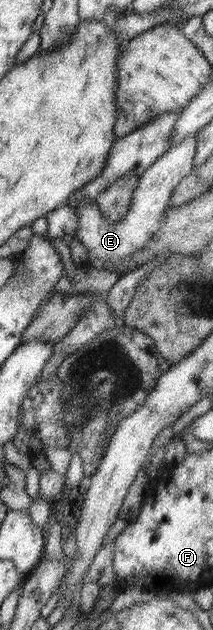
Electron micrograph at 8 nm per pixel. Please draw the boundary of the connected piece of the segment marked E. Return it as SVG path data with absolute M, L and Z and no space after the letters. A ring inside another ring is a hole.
M197 134L173 143L169 150L138 178L130 209L121 220L105 221L96 200L88 200L88 198L78 200L76 206L73 206L78 214L75 239L81 240L81 244L86 246L89 262L97 262L99 266L106 262L120 263L147 244L149 237L160 227L165 209L169 207L168 202L173 188L193 172L196 146Z

